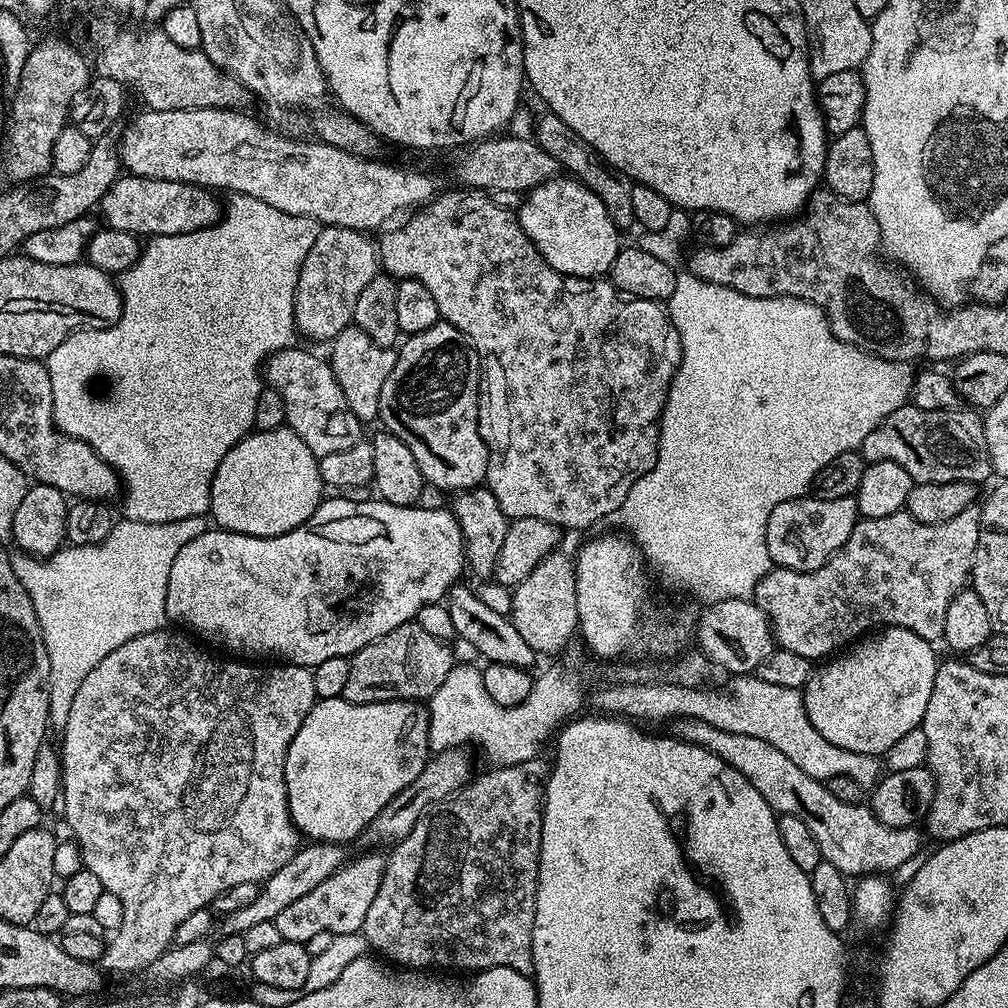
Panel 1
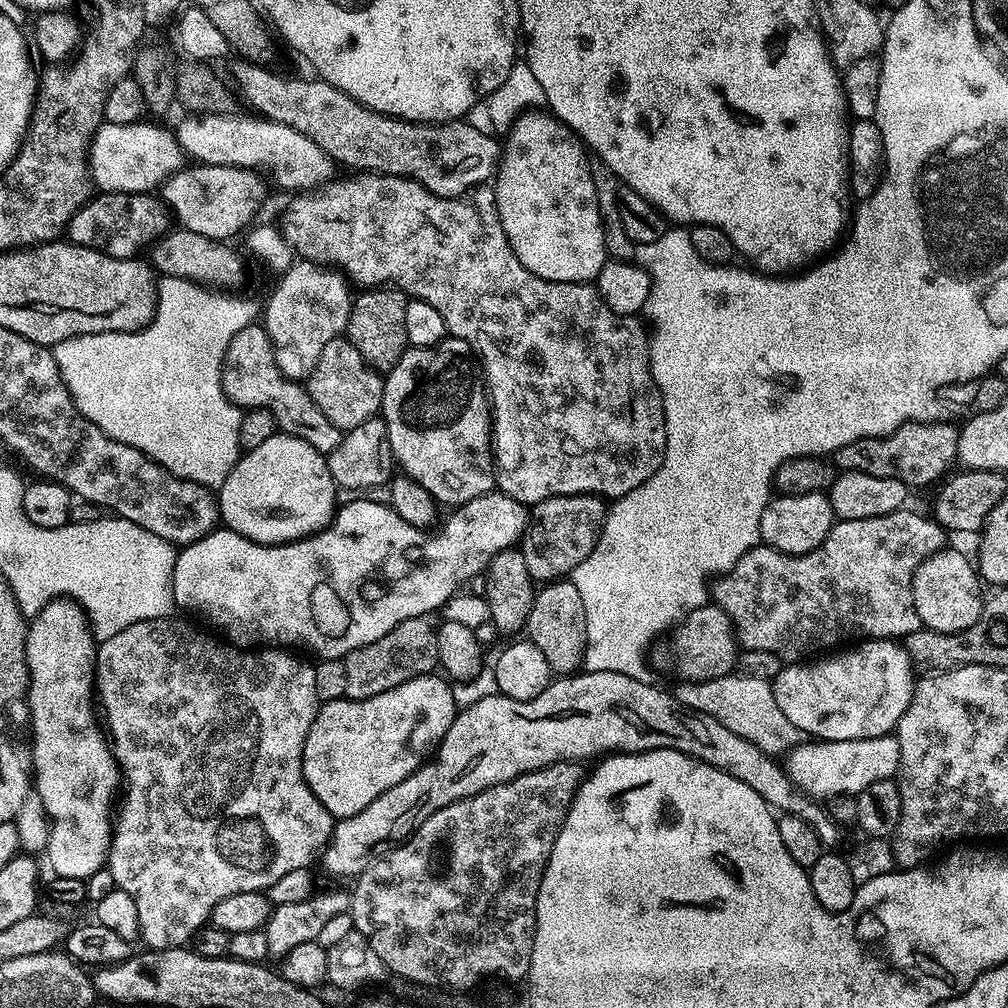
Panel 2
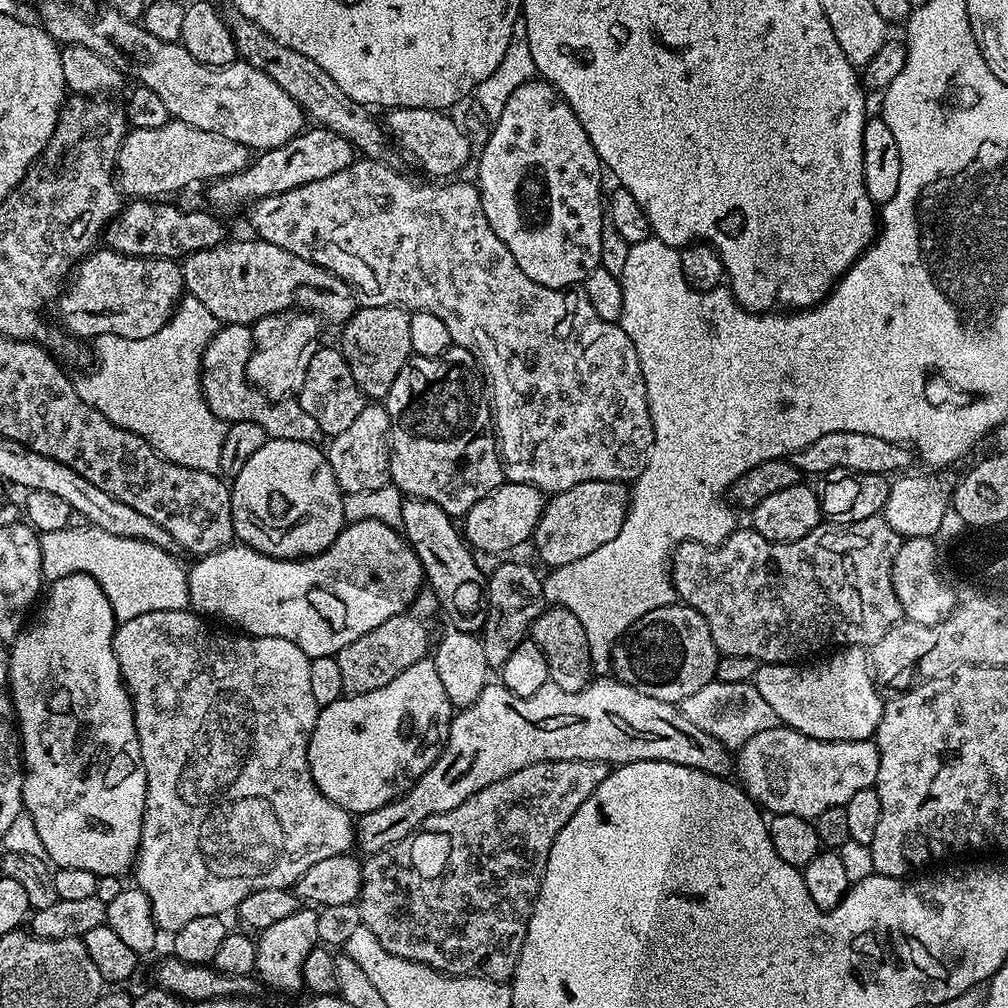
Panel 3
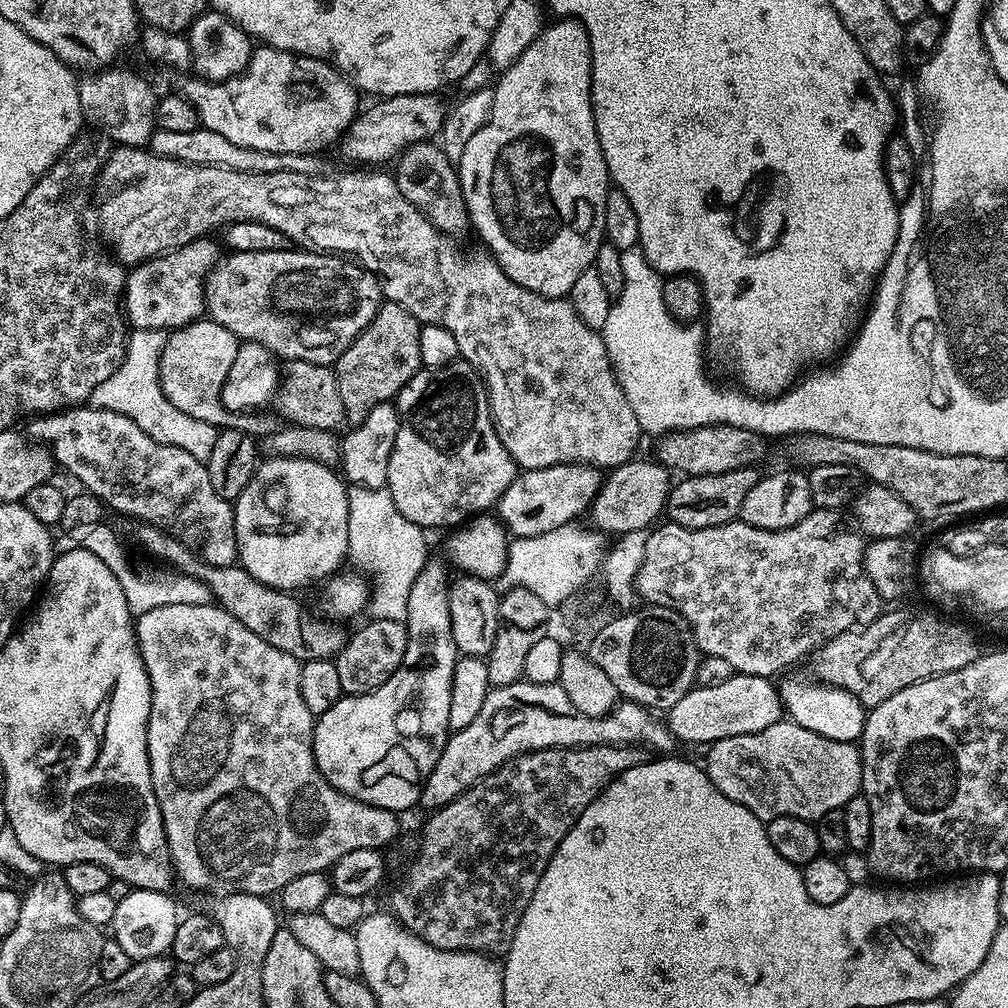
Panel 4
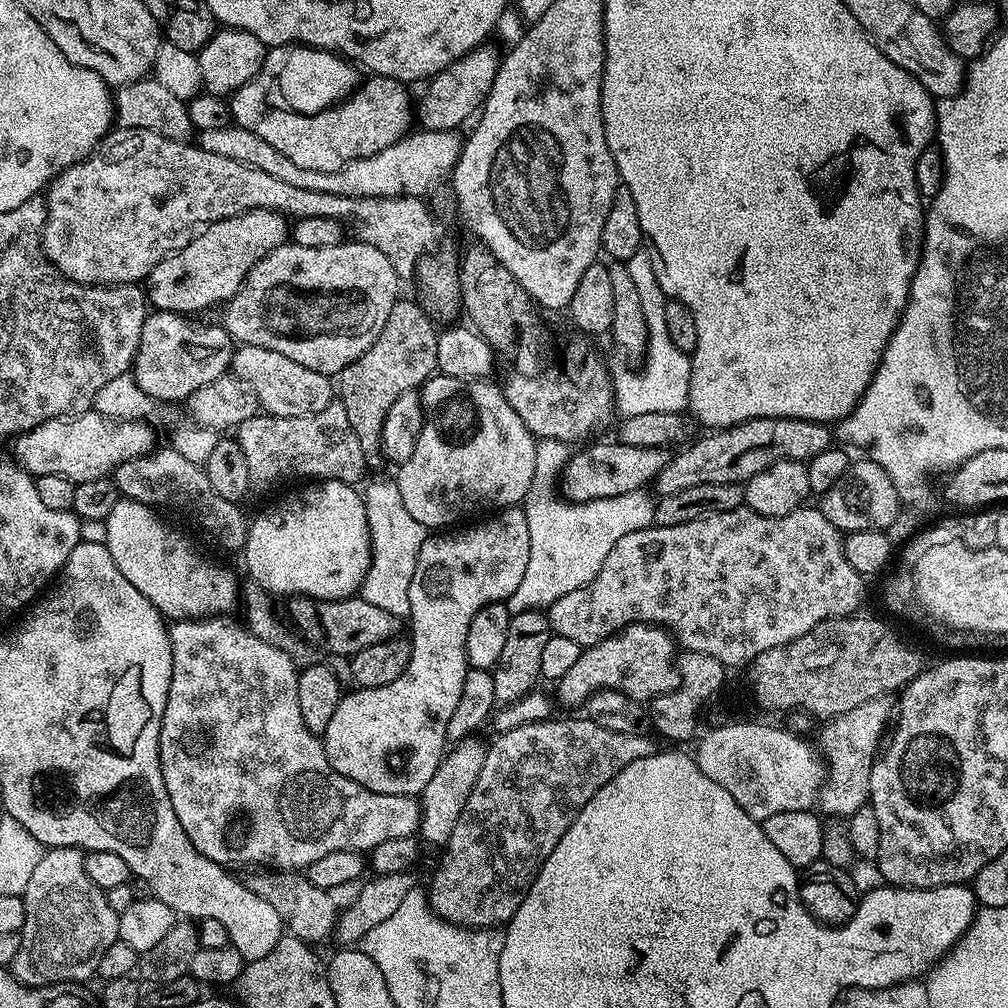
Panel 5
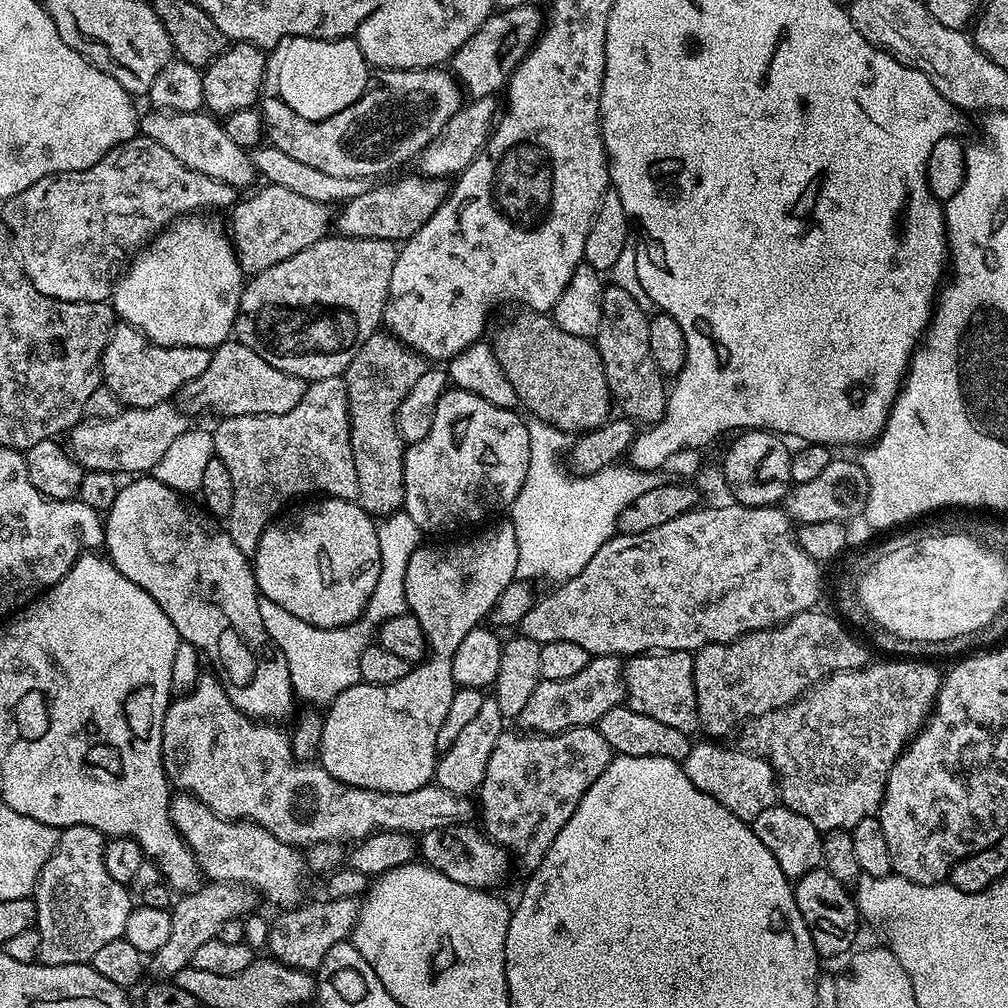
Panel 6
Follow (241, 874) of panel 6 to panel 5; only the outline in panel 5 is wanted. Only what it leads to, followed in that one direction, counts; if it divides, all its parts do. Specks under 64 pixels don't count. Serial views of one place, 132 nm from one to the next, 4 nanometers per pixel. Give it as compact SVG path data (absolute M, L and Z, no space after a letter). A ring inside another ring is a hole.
M260 870L250 886L254 894L266 898L274 910L278 910L278 918L284 923L285 929L299 940L307 944L320 946L323 940L333 939L337 931L338 910L330 902L330 894L308 880L307 875L296 870Z

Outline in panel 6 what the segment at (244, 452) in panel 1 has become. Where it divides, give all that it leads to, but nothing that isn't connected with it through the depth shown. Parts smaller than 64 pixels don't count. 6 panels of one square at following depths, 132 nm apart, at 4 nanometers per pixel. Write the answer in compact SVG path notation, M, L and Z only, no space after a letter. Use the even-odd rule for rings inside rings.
M331 498L317 500L320 501L310 505L297 520L289 524L273 522L264 531L254 557L256 587L263 599L278 602L282 610L290 610L290 614L302 618L302 622L310 622L315 628L341 628L364 615L370 594L374 594L374 586L378 586L378 524L359 503Z

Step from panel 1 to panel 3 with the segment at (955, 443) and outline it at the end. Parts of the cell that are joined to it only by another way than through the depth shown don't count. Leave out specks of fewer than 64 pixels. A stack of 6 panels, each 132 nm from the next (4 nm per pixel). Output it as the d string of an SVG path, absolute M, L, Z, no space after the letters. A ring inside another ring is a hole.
M838 430L834 434L822 434L822 438L810 442L802 450L791 453L790 461L801 474L813 472L816 478L822 478L830 470L854 470L866 474L900 474L912 464L914 452L907 444L895 444L886 438L874 438L874 434L858 434L850 430Z

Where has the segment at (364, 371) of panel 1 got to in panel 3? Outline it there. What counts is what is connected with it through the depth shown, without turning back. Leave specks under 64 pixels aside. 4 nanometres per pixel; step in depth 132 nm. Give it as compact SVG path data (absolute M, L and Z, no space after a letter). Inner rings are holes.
M317 347L314 358L310 358L310 370L306 370L306 382L302 382L298 401L317 422L321 433L331 438L342 434L342 430L347 430L354 423L354 418L362 414L366 397L358 382L354 382L354 374L350 374L350 366L339 347L324 347Z

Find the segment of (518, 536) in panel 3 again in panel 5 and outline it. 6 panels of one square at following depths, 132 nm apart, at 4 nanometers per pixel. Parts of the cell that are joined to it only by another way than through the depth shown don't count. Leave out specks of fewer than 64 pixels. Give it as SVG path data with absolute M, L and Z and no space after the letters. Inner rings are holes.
M619 442L613 444L592 444L589 448L584 448L581 452L572 452L567 457L567 461L559 473L559 487L564 487L562 492L563 499L584 503L587 500L608 498L612 495L624 494L626 491L636 491L645 487L644 482L648 483L655 477L661 469L668 465L670 456L663 447L639 448L638 446L626 446Z

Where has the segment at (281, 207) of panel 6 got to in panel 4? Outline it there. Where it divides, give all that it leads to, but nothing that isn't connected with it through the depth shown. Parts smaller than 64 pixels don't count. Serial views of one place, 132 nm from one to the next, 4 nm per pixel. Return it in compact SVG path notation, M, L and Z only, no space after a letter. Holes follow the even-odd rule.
M212 238L192 240L186 246L162 252L135 265L127 273L122 308L126 313L127 323L133 329L179 330L184 325L201 319L206 308L204 282L222 256L218 244L216 249L215 242L208 239Z

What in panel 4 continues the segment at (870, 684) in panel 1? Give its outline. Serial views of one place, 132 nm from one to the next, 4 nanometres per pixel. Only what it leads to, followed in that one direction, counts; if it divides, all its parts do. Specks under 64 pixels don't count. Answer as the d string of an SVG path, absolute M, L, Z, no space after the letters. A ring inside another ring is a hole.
M811 675L787 676L783 677L784 681L779 681L778 687L783 711L789 721L840 743L859 741L864 732L866 708L854 693L845 688L837 688L833 684L823 683Z

